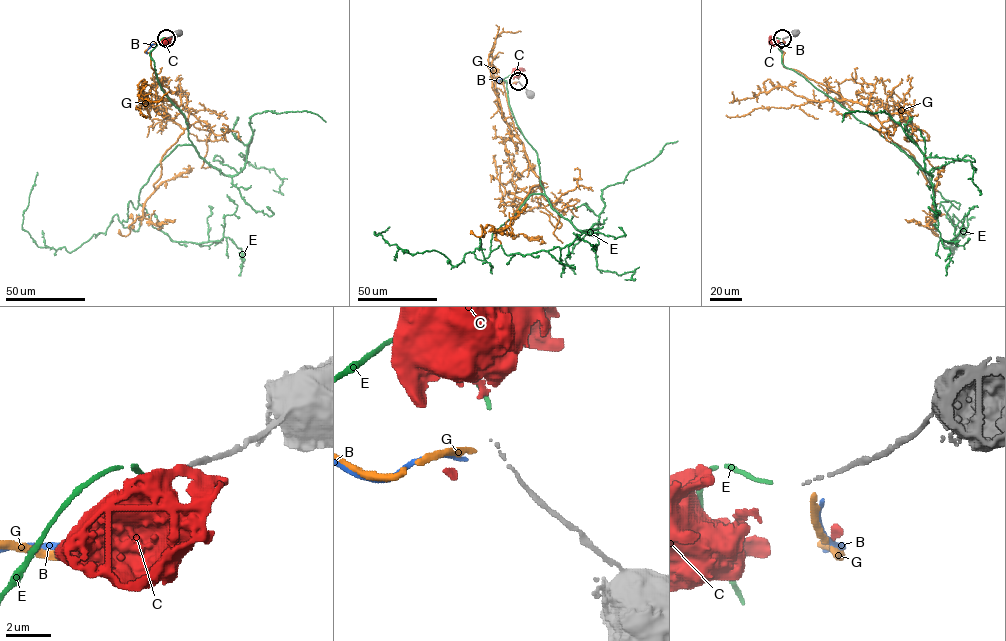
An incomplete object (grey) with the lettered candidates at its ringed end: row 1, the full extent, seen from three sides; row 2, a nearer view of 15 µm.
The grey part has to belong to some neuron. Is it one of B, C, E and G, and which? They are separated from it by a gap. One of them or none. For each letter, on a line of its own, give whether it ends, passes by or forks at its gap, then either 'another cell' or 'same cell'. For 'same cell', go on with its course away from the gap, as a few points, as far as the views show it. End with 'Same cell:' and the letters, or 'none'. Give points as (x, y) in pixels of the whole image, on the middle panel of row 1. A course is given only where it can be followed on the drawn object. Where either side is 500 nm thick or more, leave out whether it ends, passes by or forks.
B: it ends; another cell
C: it ends; another cell
E: it ends; same cell; course (518, 79), (501, 80), (544, 193), (493, 234), (487, 258), (481, 239), (456, 266), (374, 234), (389, 227)
G: it ends; another cell
Same cell: E

